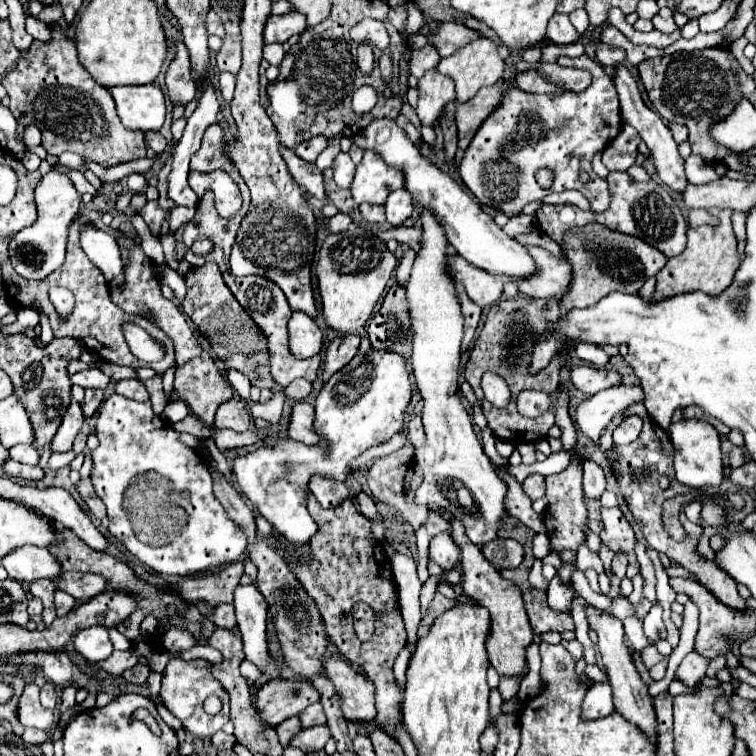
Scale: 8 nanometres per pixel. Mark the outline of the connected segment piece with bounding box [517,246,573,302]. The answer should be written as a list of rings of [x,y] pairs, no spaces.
[[[527,246],[527,250],[531,250],[531,256],[539,262],[539,274],[535,274],[535,278],[527,278],[527,282],[517,282],[519,292],[533,298],[557,298],[561,302],[573,280],[571,264],[563,254],[555,258],[545,248]]]

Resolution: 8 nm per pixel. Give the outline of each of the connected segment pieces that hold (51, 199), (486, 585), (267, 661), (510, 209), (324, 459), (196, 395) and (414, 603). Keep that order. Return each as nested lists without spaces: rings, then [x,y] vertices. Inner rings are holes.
[[[51,170],[45,174],[35,188],[35,204],[39,218],[33,226],[15,234],[9,242],[9,256],[15,272],[27,280],[45,280],[53,270],[57,270],[65,260],[67,230],[71,220],[79,214],[79,192],[75,190],[71,178],[65,172]]]
[[[453,518],[451,524],[453,524],[451,536],[455,538],[457,546],[461,546],[461,570],[463,570],[463,582],[461,584],[463,584],[463,590],[477,604],[485,606],[491,614],[491,634],[487,640],[487,652],[489,652],[491,666],[495,668],[495,672],[501,678],[505,678],[505,676],[525,678],[529,672],[525,650],[533,642],[533,630],[531,630],[531,624],[529,624],[529,618],[527,618],[527,612],[523,606],[521,590],[511,580],[501,578],[499,570],[465,536],[465,528],[457,518]]]
[[[237,586],[235,588],[235,612],[237,612],[237,626],[243,636],[243,650],[247,660],[257,664],[263,674],[269,678],[279,676],[279,668],[275,660],[269,658],[267,652],[267,602],[263,594],[255,586]]]
[[[587,54],[577,58],[561,56],[557,64],[589,70],[593,74],[593,84],[585,92],[561,96],[511,90],[503,98],[501,106],[477,130],[459,166],[461,180],[481,204],[505,214],[519,214],[525,204],[543,200],[549,192],[579,190],[591,202],[591,212],[605,212],[609,208],[611,194],[607,180],[593,172],[591,156],[597,150],[603,150],[623,126],[617,90],[611,78],[603,72],[603,66]],[[539,168],[551,168],[555,172],[555,182],[549,190],[541,188],[535,180]],[[581,172],[591,176],[589,182],[579,180]]]
[[[369,350],[335,372],[327,386],[319,392],[315,414],[317,434],[325,440],[319,446],[303,446],[291,438],[277,436],[275,446],[263,444],[259,450],[233,460],[233,476],[255,510],[277,528],[295,548],[301,548],[317,532],[317,524],[307,512],[307,486],[313,474],[321,474],[345,482],[353,470],[349,468],[355,456],[367,448],[387,442],[393,434],[405,428],[405,410],[411,402],[411,380],[403,356],[389,350]]]
[[[203,350],[201,356],[177,368],[175,392],[183,402],[187,402],[187,406],[197,418],[201,418],[207,426],[211,426],[215,418],[215,410],[225,400],[221,392],[229,394],[233,392],[233,388],[219,374],[209,352]]]
[[[397,554],[393,560],[393,574],[395,582],[399,588],[399,606],[401,606],[401,616],[407,626],[407,640],[417,638],[417,626],[421,620],[421,610],[419,610],[419,590],[421,590],[421,580],[417,576],[417,562]]]

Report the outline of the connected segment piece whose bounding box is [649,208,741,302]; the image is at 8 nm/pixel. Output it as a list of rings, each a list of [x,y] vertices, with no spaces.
[[[711,208],[709,212],[719,216],[721,224],[717,228],[699,226],[699,228],[687,230],[687,248],[679,256],[669,258],[663,270],[659,270],[659,274],[655,276],[657,288],[649,302],[659,302],[665,298],[685,294],[685,292],[695,292],[695,290],[701,290],[709,296],[719,296],[733,282],[733,276],[741,264],[741,258],[737,254],[737,238],[731,230],[731,210]]]

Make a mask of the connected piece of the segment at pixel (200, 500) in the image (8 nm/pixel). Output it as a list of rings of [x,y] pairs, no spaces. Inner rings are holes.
[[[111,394],[99,408],[97,438],[101,444],[91,452],[93,488],[107,506],[109,532],[143,566],[163,576],[201,576],[245,556],[243,530],[227,520],[213,496],[207,462],[179,440],[171,424],[151,410],[151,402]]]

